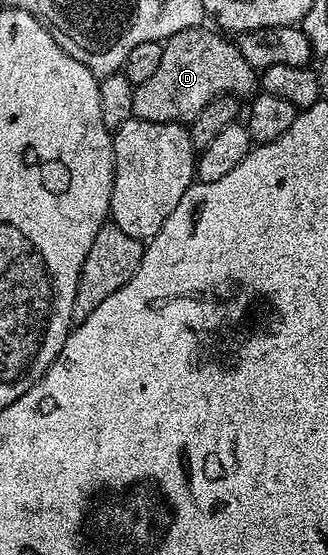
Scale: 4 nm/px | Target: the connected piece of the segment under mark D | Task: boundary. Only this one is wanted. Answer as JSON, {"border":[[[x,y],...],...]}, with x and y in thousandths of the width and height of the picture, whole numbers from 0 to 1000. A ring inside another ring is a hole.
{"border":[[[625,47],[573,50],[500,74],[497,106],[485,112],[485,121],[473,124],[473,133],[460,133],[448,148],[409,157],[405,207],[415,214],[573,225],[646,180],[695,171],[720,177],[741,177],[741,173],[759,177],[774,171],[790,151],[787,124],[771,123],[765,112],[753,112],[753,105],[741,105],[741,97],[723,88],[707,70],[689,68],[671,56],[646,56],[634,58]]]}

